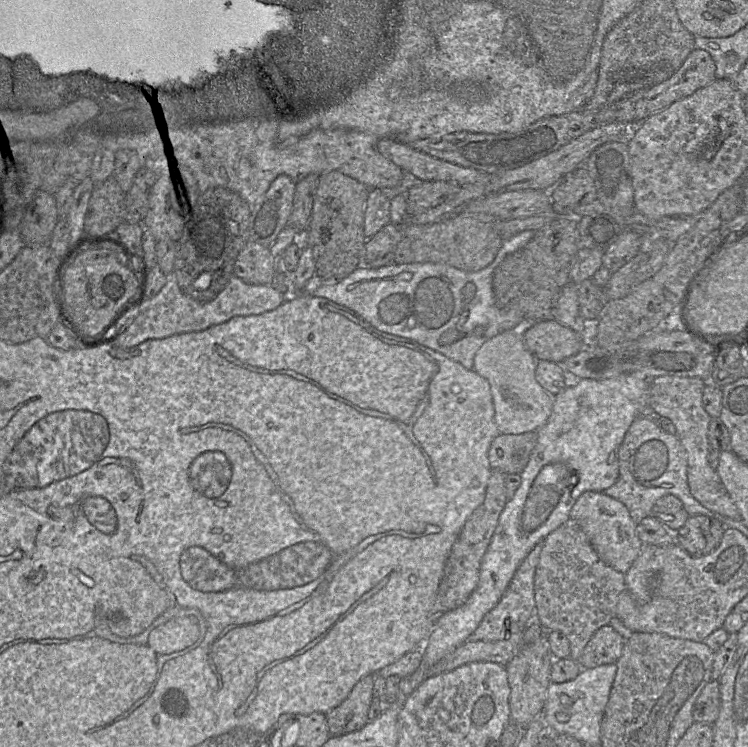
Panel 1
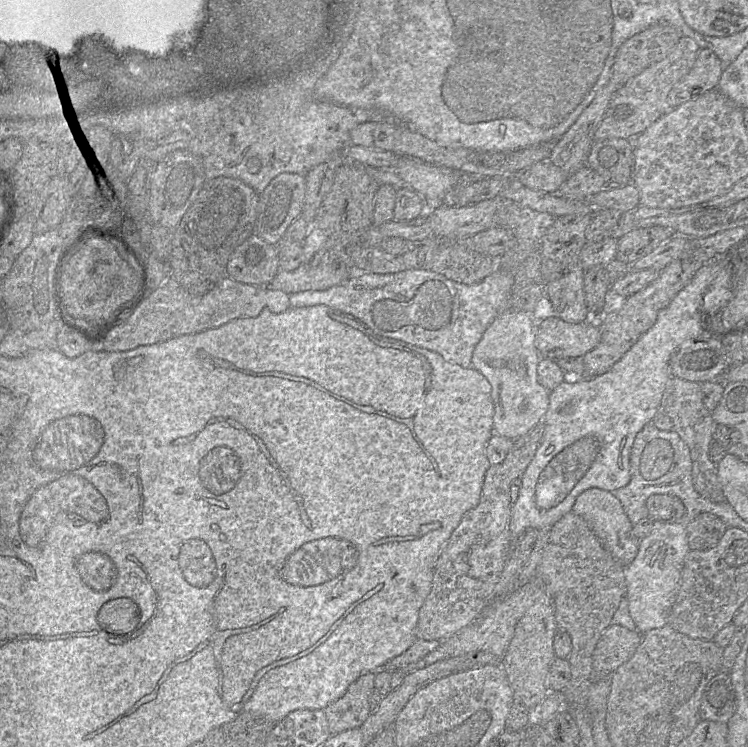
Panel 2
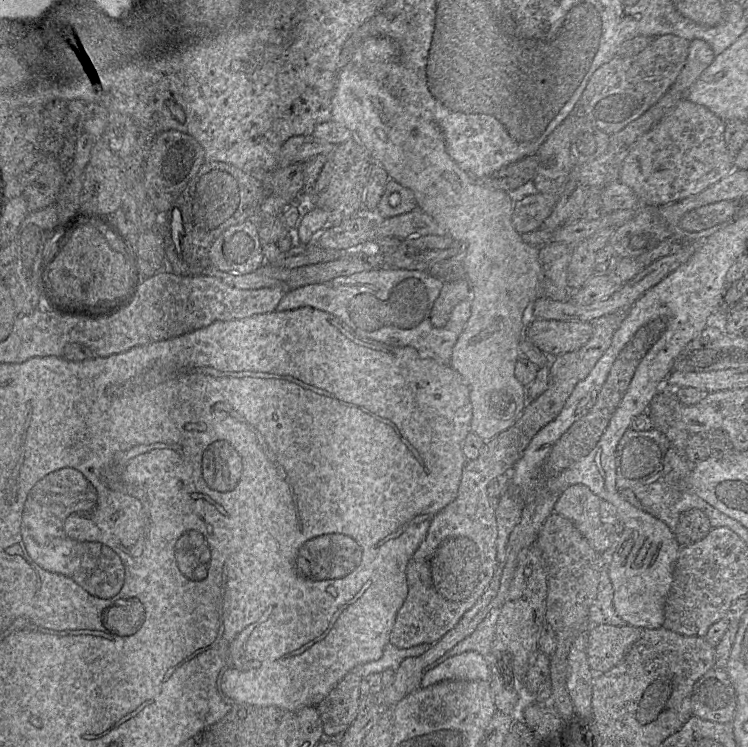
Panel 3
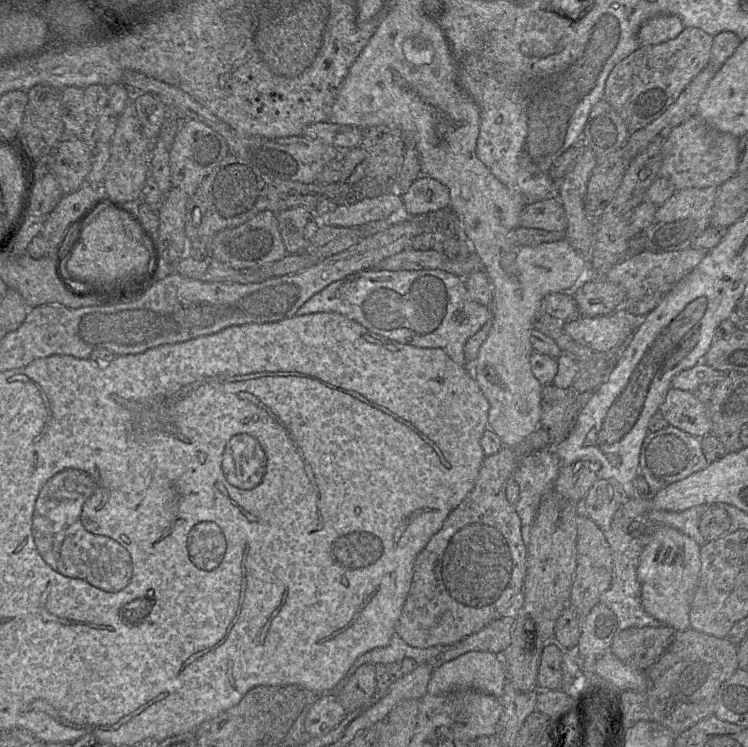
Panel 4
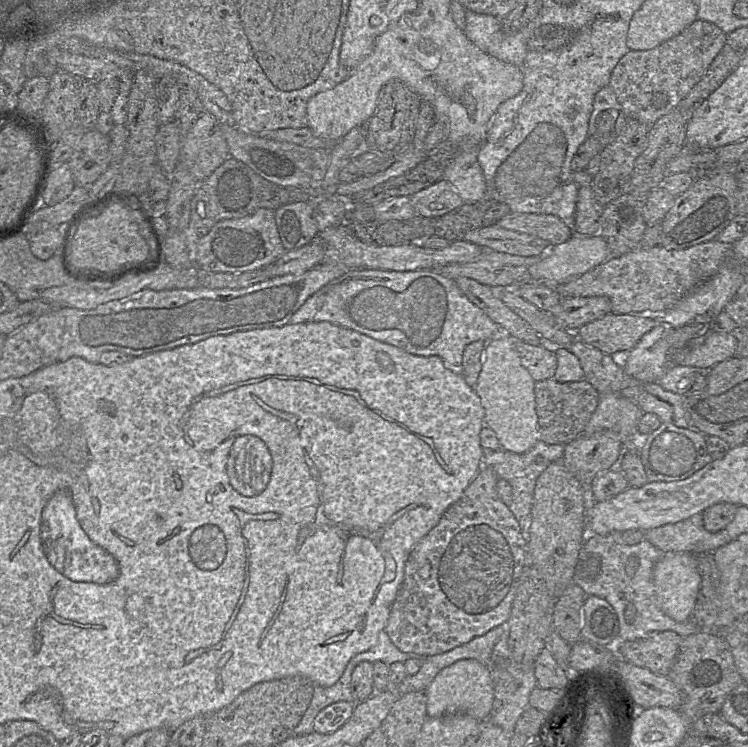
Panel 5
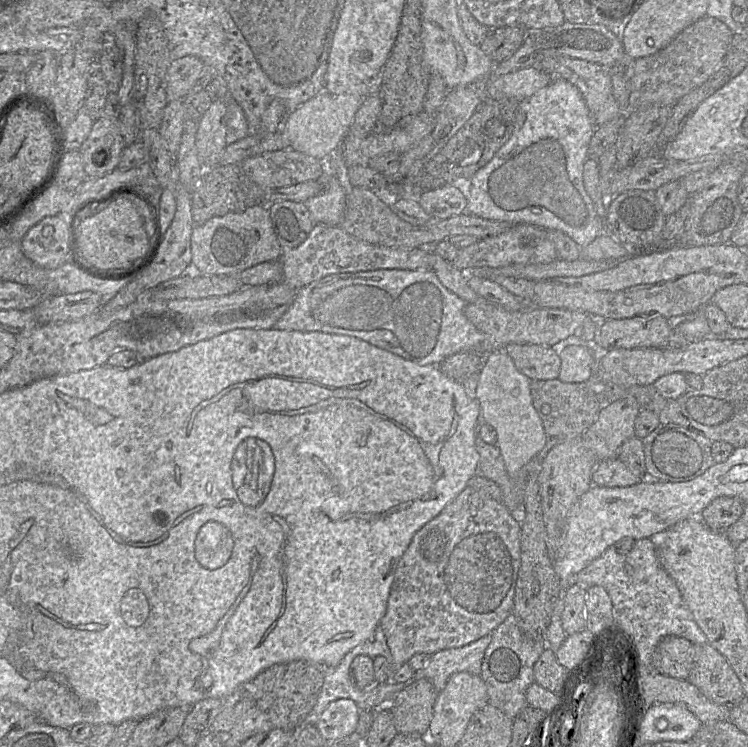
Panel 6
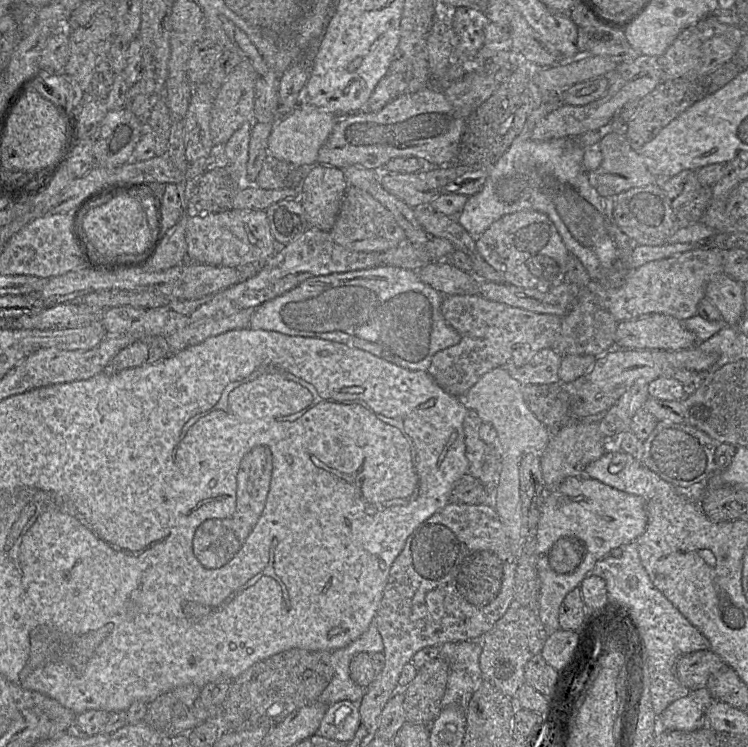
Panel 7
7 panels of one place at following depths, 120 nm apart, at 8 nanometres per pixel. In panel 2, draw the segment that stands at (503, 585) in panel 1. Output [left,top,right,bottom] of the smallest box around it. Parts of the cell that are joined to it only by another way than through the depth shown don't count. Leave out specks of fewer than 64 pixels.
[511,256,731,550]

